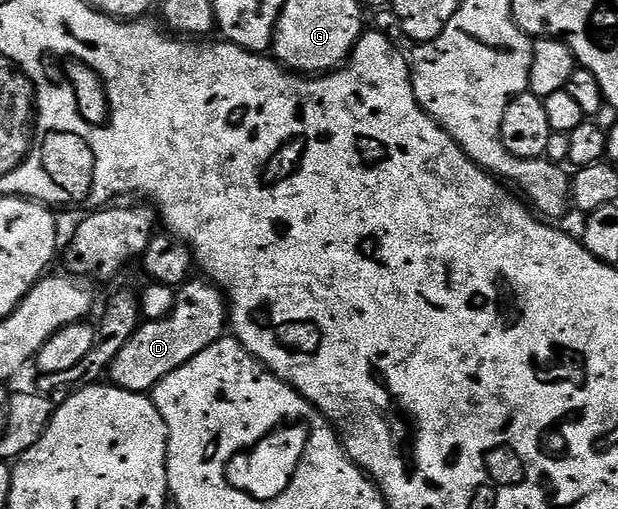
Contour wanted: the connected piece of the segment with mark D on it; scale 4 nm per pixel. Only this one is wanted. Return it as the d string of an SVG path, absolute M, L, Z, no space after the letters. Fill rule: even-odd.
M205 277L187 278L177 288L174 308L164 319L143 322L133 337L117 353L108 370L108 379L113 386L125 391L153 392L154 386L168 373L180 369L196 353L204 353L208 345L223 338L228 331L228 304L222 288Z

